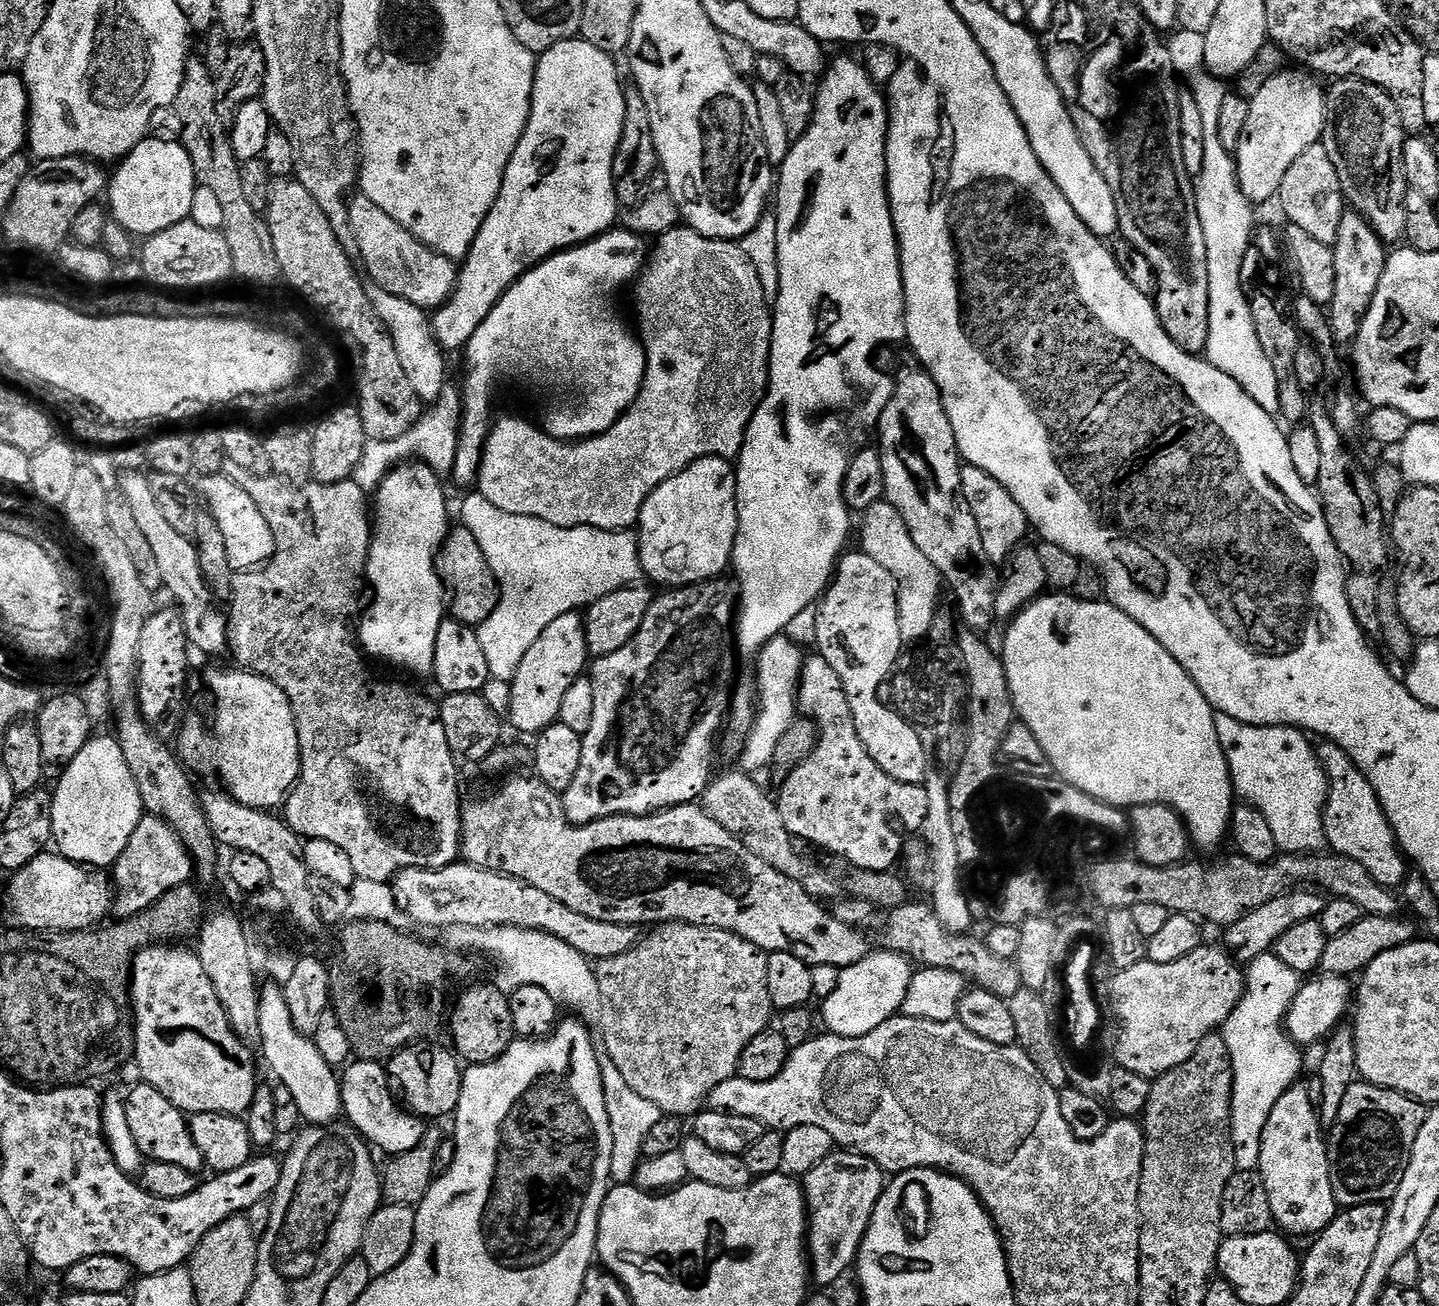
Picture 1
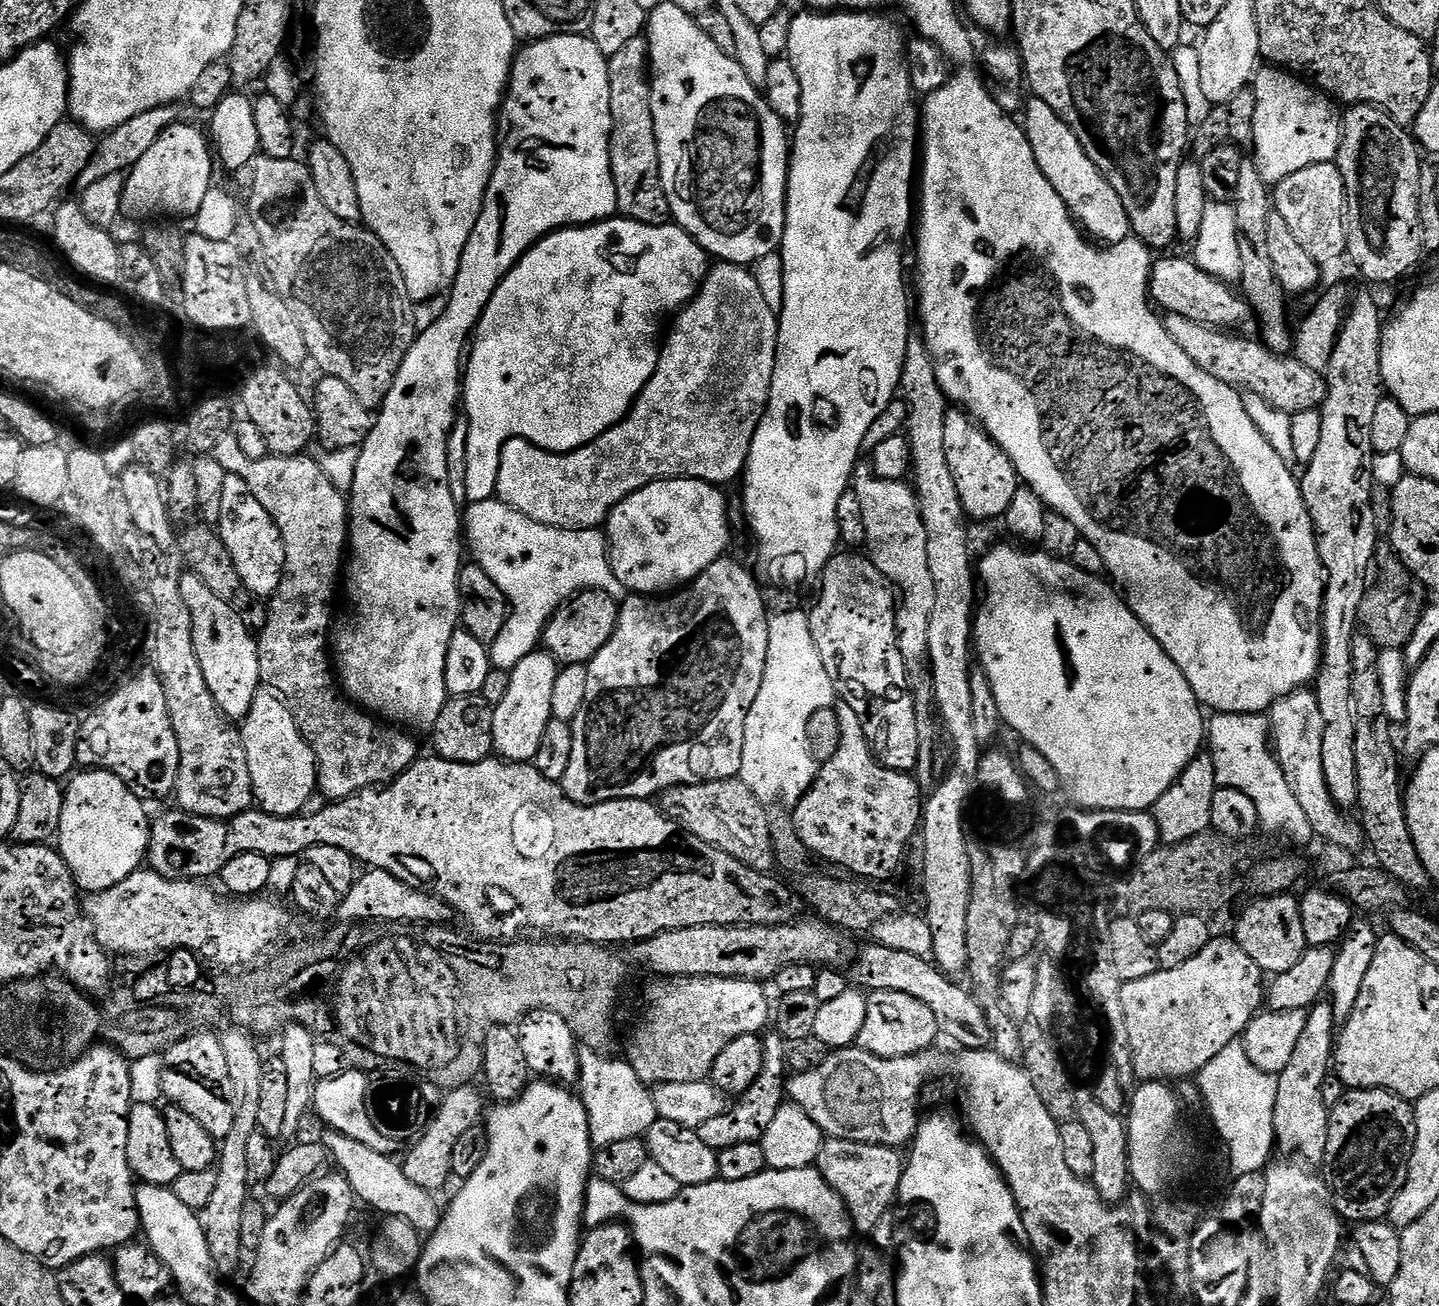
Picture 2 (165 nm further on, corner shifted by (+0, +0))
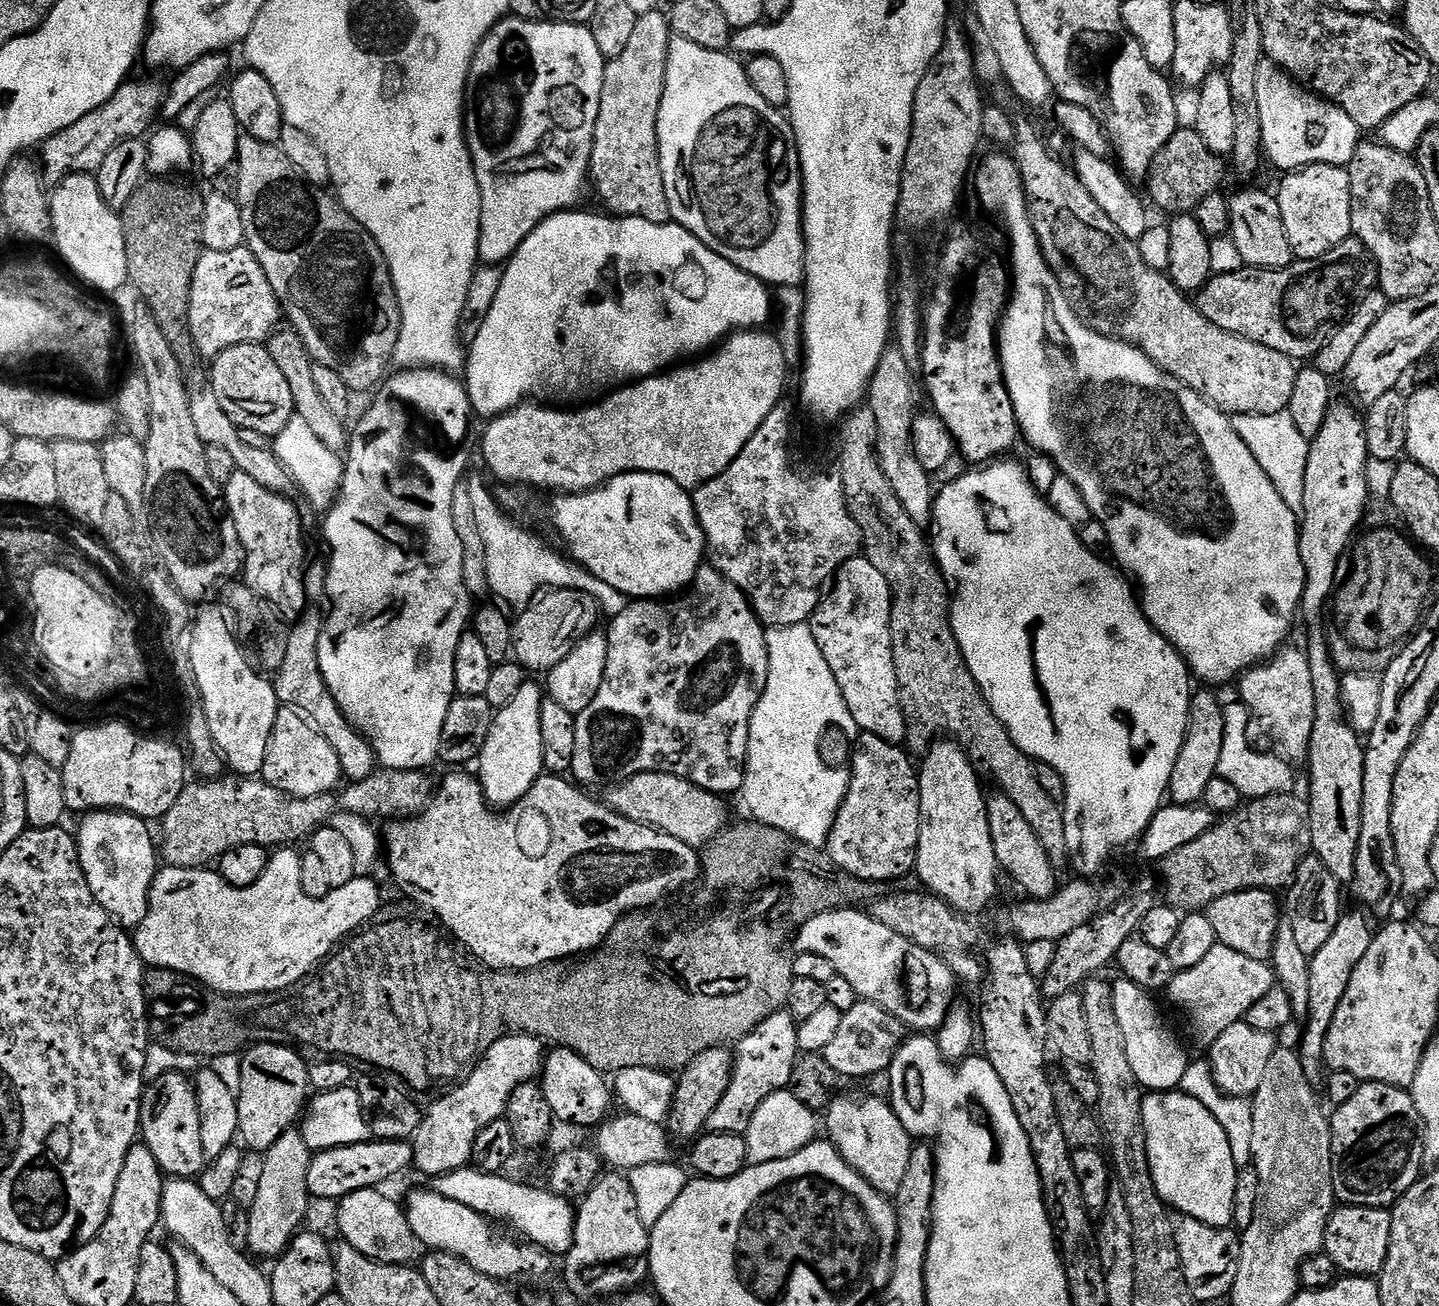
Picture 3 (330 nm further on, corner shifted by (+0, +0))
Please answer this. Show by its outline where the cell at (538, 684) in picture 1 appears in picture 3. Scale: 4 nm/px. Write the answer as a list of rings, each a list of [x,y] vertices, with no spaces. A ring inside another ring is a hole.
[[[525,682],[514,702],[506,702],[493,715],[486,746],[482,746],[478,761],[478,779],[484,798],[491,807],[507,810],[524,797],[540,776],[545,775],[542,758],[542,702],[546,698],[543,687]]]

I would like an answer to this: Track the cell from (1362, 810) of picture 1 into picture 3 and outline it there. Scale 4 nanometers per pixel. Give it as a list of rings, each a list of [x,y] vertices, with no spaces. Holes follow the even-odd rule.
[[[1283,647],[1270,659],[1258,665],[1253,665],[1247,672],[1239,677],[1240,684],[1239,703],[1245,704],[1249,713],[1256,716],[1264,723],[1264,728],[1268,731],[1268,736],[1277,744],[1279,751],[1283,753],[1289,761],[1307,761],[1308,747],[1310,746],[1310,734],[1314,734],[1314,718],[1316,717],[1316,707],[1314,706],[1314,678],[1310,678],[1310,664],[1308,655],[1303,649]]]

